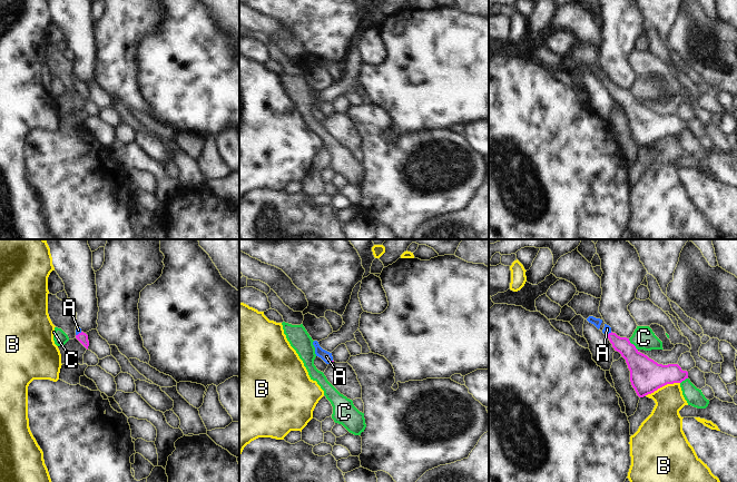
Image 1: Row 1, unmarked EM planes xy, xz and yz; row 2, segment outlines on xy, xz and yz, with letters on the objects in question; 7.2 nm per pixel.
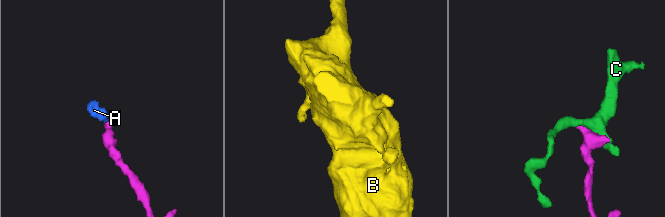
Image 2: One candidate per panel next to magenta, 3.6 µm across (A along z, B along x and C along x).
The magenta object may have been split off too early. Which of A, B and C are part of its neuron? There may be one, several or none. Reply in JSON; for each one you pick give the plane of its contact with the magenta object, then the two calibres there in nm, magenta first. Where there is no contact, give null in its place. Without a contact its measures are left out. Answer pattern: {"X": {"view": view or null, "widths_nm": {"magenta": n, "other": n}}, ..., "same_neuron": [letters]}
{"A": {"view": "xy", "widths_nm": {"magenta": 80, "other": 50}}, "same_neuron": ["A"]}

